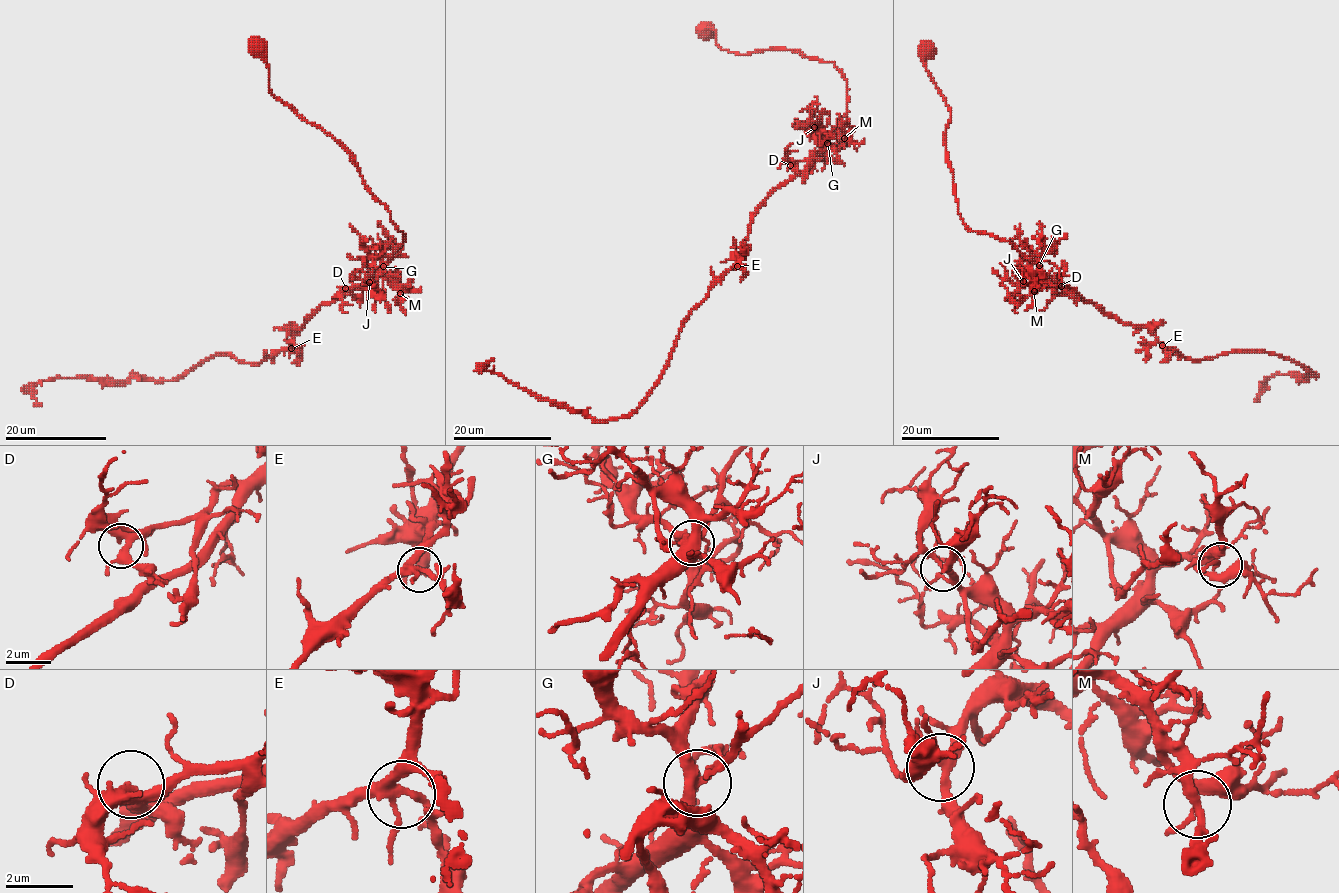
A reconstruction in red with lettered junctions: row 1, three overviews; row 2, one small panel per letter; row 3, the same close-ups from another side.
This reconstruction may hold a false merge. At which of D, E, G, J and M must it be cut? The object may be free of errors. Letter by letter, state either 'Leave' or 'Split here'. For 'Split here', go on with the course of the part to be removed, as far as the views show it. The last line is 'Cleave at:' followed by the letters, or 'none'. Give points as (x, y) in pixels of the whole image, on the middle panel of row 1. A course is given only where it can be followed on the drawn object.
D: Leave
E: Leave
G: Leave
J: Leave
M: Leave
Cleave at: none

